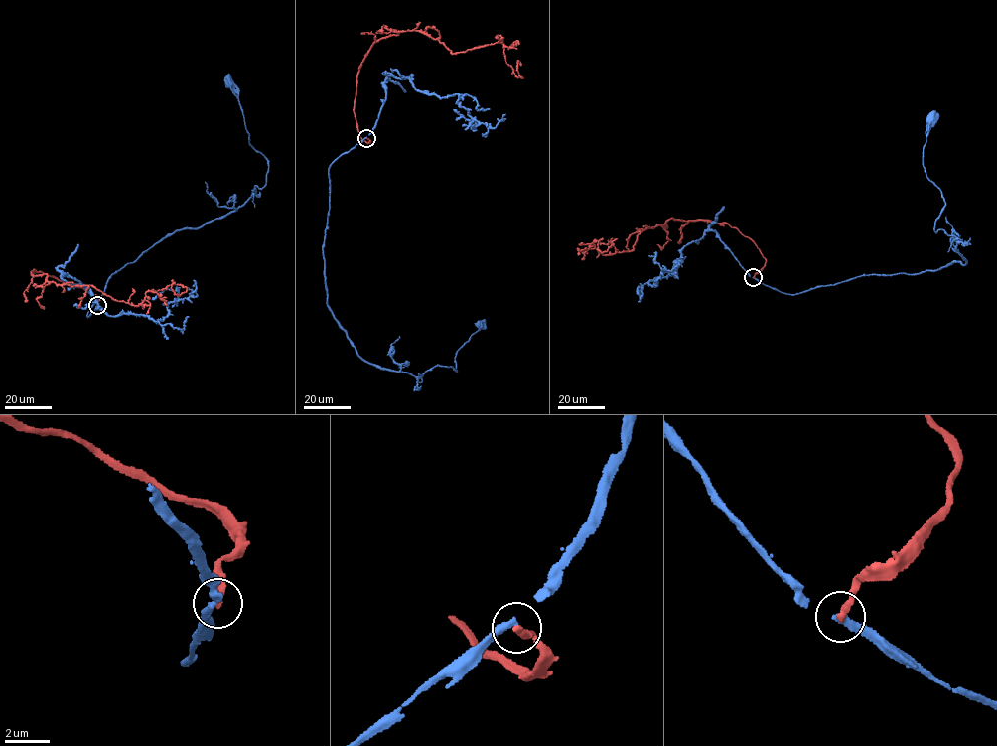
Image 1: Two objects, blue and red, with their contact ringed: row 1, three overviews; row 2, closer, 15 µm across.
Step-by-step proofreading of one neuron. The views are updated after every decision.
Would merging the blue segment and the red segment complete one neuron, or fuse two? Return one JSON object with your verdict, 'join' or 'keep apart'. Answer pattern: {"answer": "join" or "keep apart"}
{"answer": "keep apart"}

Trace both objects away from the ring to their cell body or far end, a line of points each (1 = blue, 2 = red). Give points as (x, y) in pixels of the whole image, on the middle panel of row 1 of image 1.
1: (366, 137), (329, 173), (334, 318), (358, 356), (416, 377), (457, 370), (479, 324)
2: (366, 137), (354, 110), (356, 75), (379, 40), (422, 31), (453, 53), (499, 42), (516, 76), (521, 65)

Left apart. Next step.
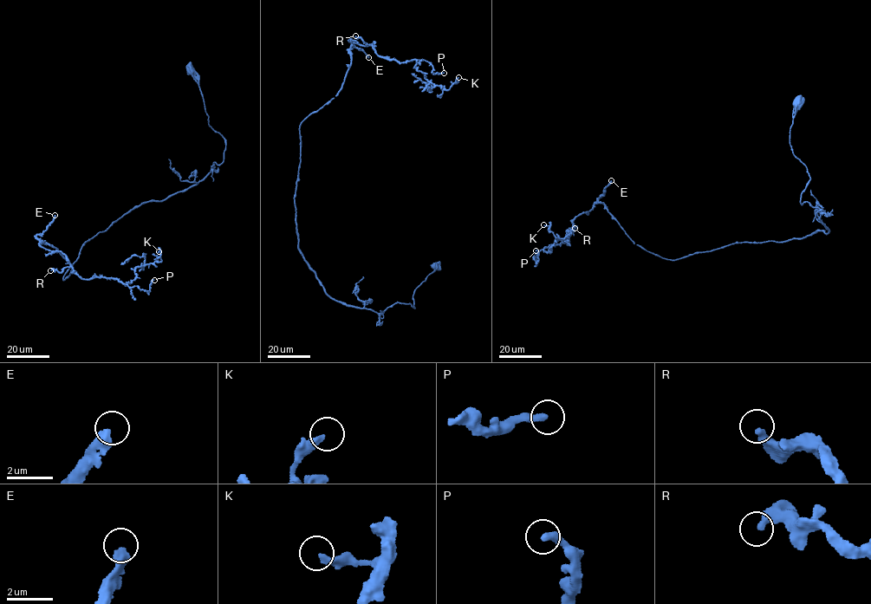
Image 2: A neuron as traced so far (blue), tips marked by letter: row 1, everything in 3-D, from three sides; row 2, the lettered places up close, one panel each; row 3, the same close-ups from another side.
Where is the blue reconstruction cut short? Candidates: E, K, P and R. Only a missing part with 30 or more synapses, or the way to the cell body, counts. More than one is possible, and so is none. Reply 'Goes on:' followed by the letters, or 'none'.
Goes on: E

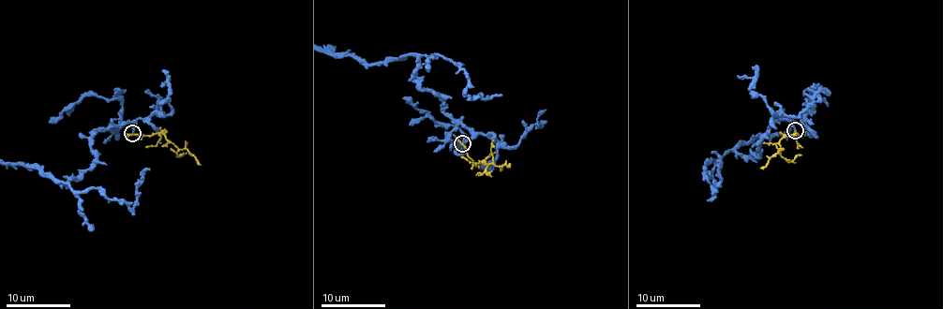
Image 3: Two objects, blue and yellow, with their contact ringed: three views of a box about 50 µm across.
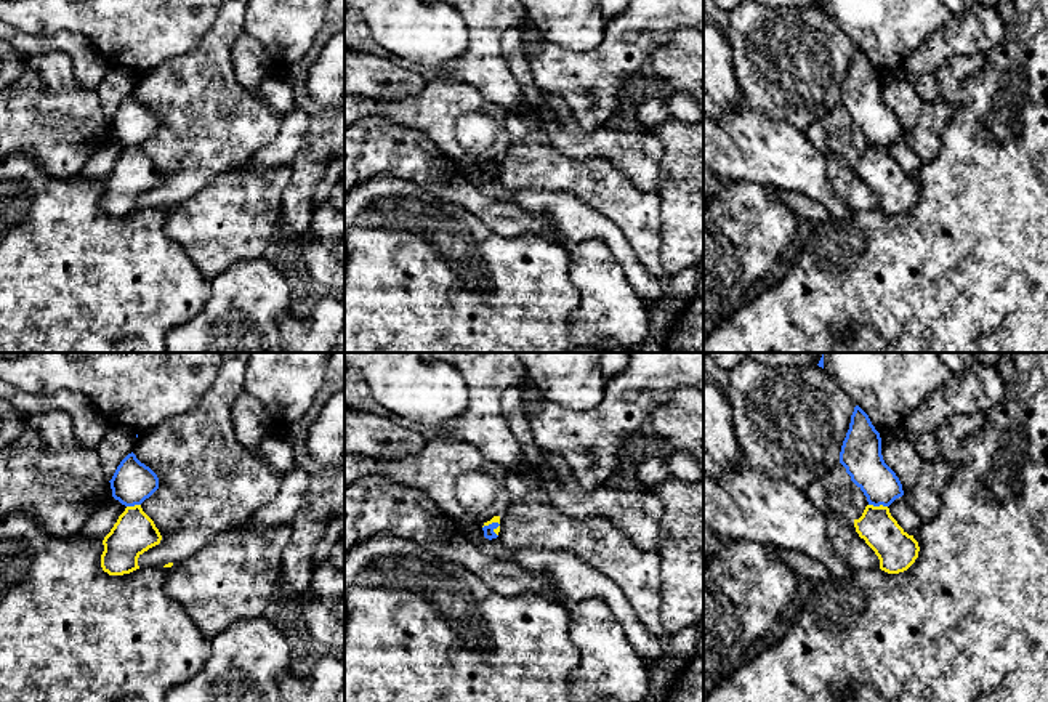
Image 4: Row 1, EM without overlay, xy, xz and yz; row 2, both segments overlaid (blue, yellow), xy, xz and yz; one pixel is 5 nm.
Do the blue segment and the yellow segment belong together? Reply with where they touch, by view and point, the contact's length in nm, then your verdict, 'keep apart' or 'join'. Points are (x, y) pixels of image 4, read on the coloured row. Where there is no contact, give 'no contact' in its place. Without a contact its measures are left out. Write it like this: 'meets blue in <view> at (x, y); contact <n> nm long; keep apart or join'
meets blue in yz at (878, 505); contact 100 nm long; keep apart

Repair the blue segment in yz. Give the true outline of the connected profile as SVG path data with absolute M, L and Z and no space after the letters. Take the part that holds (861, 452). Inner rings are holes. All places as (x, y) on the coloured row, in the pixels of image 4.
M859 405L854 407L851 415L840 463L846 468L851 481L864 492L869 505L889 506L904 495L899 478L883 460L880 433Z

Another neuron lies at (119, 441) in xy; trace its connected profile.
M112 425L95 446L104 476L111 481L120 462L133 452L136 433L125 425Z

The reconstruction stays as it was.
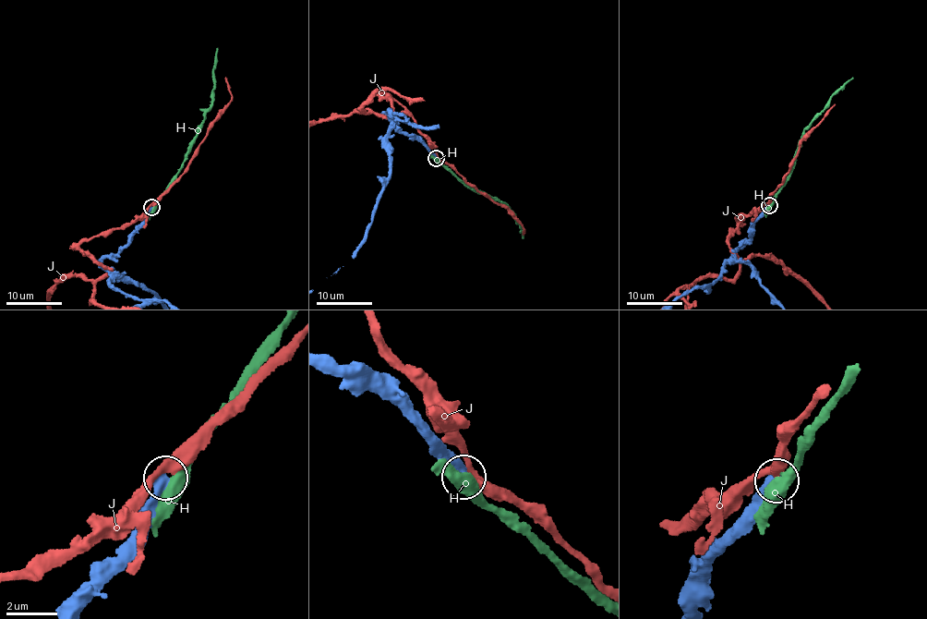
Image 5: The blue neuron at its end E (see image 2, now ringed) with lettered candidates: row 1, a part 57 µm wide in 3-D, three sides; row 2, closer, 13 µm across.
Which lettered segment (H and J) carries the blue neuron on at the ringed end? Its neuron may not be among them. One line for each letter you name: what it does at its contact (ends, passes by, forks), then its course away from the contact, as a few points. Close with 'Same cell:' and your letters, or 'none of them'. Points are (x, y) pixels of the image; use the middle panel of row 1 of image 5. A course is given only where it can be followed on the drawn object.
Same cell: none of them

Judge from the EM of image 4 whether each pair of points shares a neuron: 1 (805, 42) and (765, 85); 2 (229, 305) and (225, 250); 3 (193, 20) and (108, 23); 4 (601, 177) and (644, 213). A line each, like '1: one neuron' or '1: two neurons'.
1: one neuron
2: two neurons
3: one neuron
4: one neuron

